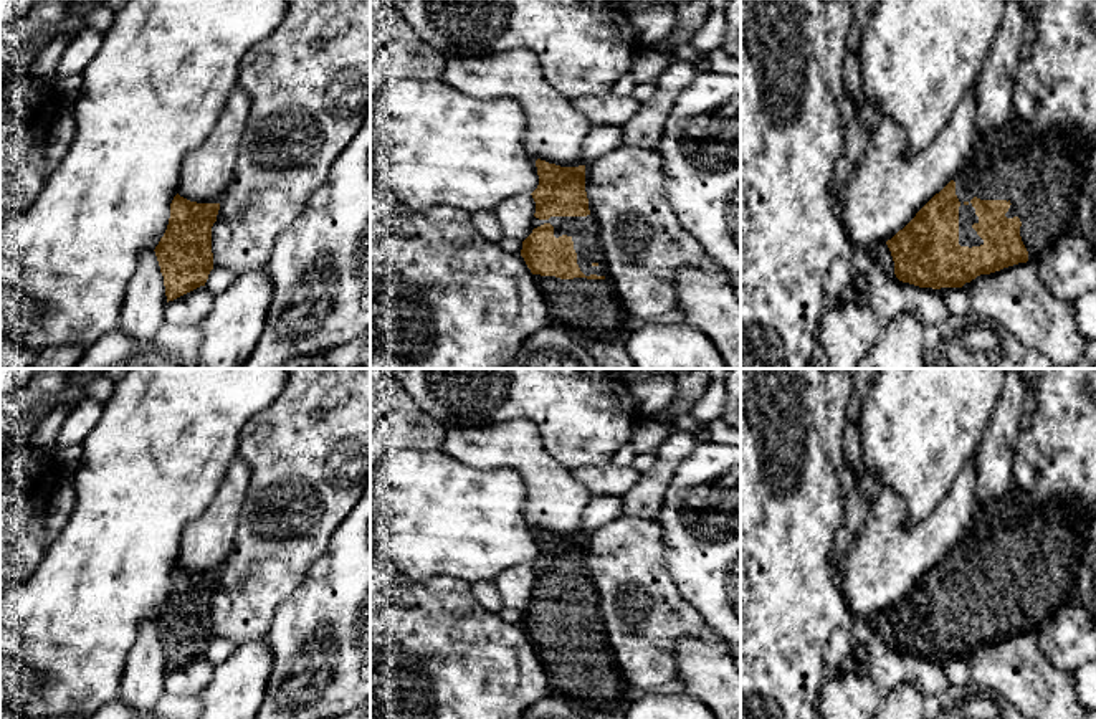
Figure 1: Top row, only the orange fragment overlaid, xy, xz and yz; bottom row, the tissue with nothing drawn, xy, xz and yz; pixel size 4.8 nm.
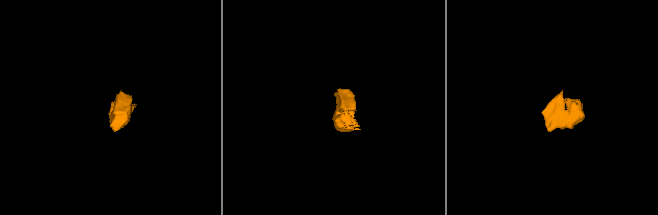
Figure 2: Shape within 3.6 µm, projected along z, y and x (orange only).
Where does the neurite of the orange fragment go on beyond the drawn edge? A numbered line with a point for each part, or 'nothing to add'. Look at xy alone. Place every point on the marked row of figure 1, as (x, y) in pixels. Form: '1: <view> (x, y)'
nothing to add

